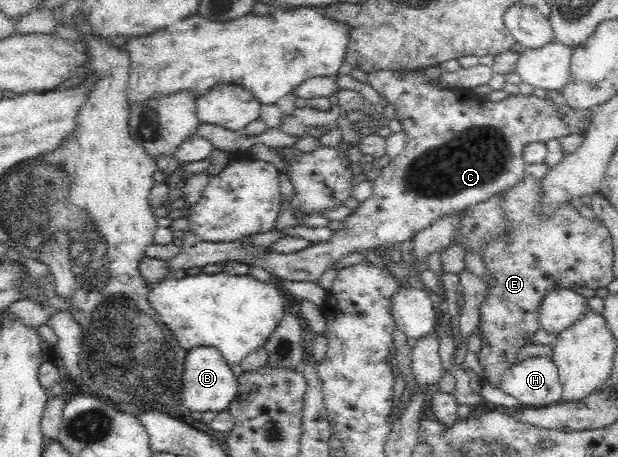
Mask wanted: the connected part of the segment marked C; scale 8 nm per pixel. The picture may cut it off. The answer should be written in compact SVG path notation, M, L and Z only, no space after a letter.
M428 67L410 71L379 70L368 74L367 84L373 87L382 97L383 104L394 107L395 118L402 124L402 132L406 134L406 147L386 167L379 169L372 183L372 193L364 201L360 201L354 212L345 217L339 230L332 231L326 241L314 241L306 249L294 253L270 252L260 254L259 247L242 246L240 241L228 243L205 242L191 230L184 230L180 251L168 259L166 273L162 280L172 277L178 269L201 267L218 261L239 261L246 265L258 265L269 271L273 278L280 281L316 281L326 269L340 261L343 257L364 249L376 249L388 246L408 244L412 235L440 221L442 217L462 212L466 207L476 205L492 197L494 193L507 190L520 183L526 173L522 151L525 145L532 142L545 143L548 139L561 140L570 134L570 128L564 125L556 114L556 106L552 100L536 96L510 94L500 101L490 101L485 97L474 96L470 88L448 88L442 84L444 72L440 67Z

